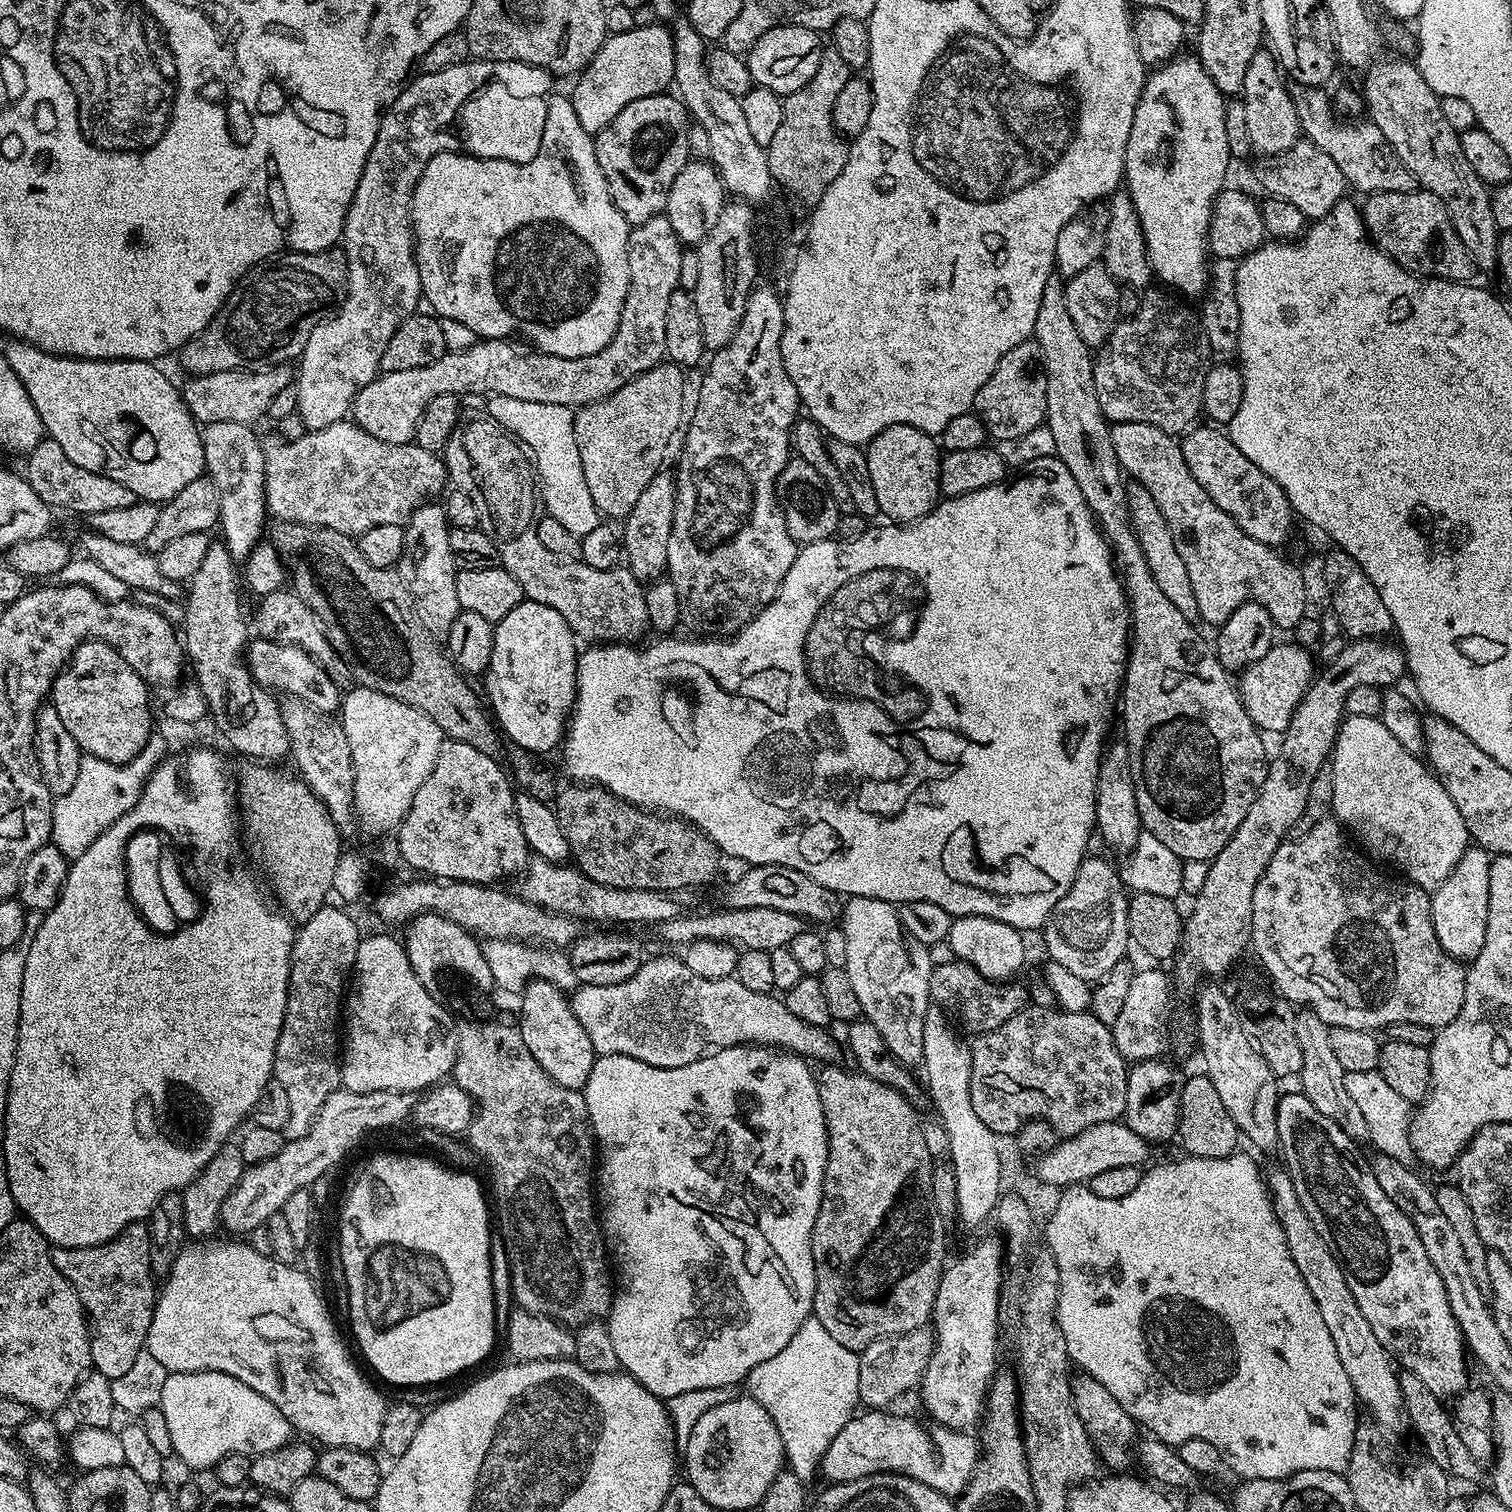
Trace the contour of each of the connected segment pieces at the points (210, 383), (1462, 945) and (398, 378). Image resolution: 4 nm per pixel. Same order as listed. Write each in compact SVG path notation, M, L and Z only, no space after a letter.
M274 364L271 368L257 368L255 370L245 370L243 368L239 368L238 370L222 370L221 372L215 372L214 374L206 374L205 376L193 376L187 382L188 385L183 385L182 395L184 398L184 404L187 408L192 411L192 417L196 419L201 425L205 424L247 424L249 426L255 425L255 420L261 416L261 418L267 417L268 415L268 407L270 406L270 402L274 402L274 398L278 395L279 391L288 388L294 380L294 372L288 364Z
M1470 846L1458 858L1458 866L1450 870L1446 882L1442 882L1431 893L1432 921L1434 922L1434 934L1438 934L1438 942L1446 954L1450 954L1461 962L1471 962L1482 950L1482 942L1486 942L1486 918L1490 914L1490 866L1493 857L1486 849L1479 846Z
M667 215L650 218L628 233L628 293L614 338L593 356L558 358L548 356L517 339L482 340L461 352L449 350L430 366L394 370L377 375L352 404L351 419L363 430L387 444L413 443L416 423L424 407L442 394L457 398L463 392L488 392L489 397L522 398L522 402L546 402L579 410L613 396L626 382L661 363L666 356L666 310L670 294L678 291L682 245Z

